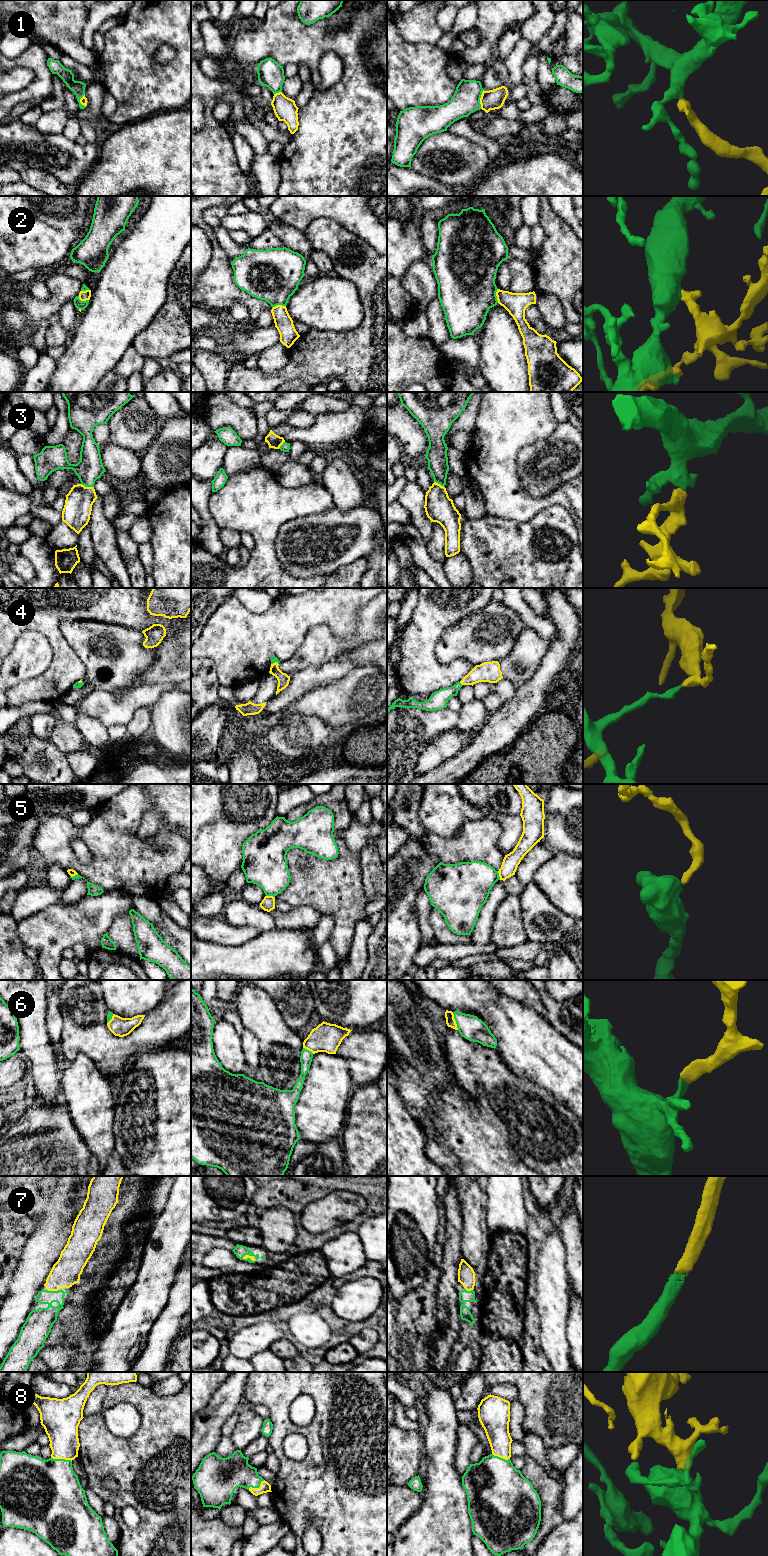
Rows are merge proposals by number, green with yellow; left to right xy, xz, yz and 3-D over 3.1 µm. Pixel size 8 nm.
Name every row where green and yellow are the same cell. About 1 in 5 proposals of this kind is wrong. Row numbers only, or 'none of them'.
1, 2, 3, 4, 6, 7, 8

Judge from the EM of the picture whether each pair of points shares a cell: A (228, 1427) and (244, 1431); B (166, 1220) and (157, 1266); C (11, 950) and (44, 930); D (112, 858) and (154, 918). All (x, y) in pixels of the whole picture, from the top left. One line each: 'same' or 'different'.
A: different
B: same
C: different
D: different

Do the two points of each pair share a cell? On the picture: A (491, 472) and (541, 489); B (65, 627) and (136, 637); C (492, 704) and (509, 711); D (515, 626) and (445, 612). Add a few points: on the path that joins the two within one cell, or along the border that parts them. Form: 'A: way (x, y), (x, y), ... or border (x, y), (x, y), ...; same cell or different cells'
A: border (516, 459), (516, 473), (521, 486), (537, 498); different cells
B: way (83, 632), (111, 631), (118, 637); same cell
C: border (516, 689), (506, 702), (490, 713); different cells
D: border (487, 605), (472, 611), (446, 628); different cells

